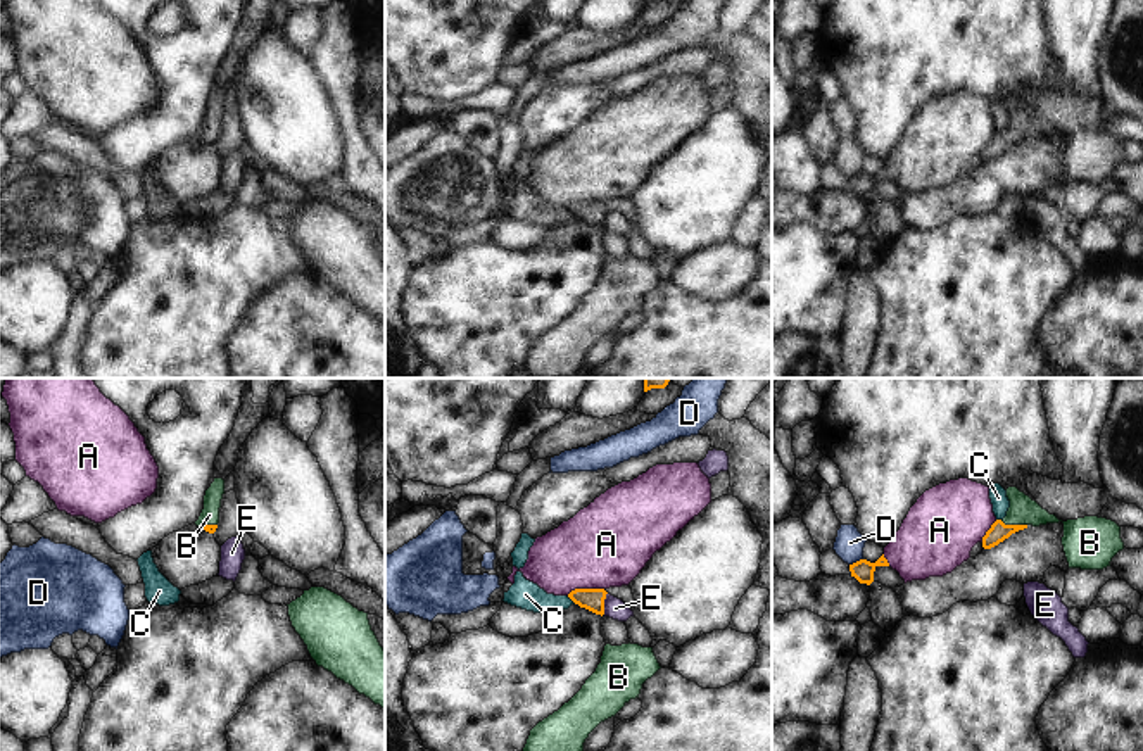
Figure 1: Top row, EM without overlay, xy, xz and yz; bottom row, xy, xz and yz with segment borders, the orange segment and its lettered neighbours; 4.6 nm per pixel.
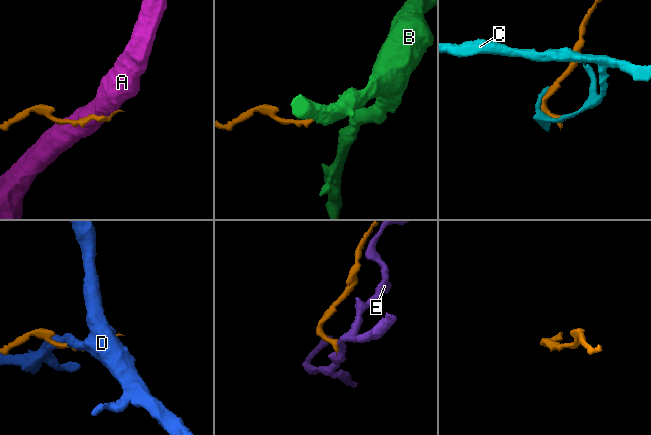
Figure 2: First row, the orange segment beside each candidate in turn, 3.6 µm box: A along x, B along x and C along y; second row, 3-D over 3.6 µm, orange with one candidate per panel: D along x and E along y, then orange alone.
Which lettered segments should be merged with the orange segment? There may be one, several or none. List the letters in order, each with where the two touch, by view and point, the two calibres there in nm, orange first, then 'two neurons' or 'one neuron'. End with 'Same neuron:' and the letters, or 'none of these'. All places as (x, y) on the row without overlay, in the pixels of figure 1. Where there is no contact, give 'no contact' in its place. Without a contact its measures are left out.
A: meets orange in xz at (584, 202); 110 nm thick on the orange side, 400 nm on the other; two neurons
B: meets orange in yz at (1014, 138); 90 nm thick on the orange side, 130 nm on the other; one neuron
C: meets orange in xz at (572, 213); 110 nm thick on the orange side, 140 nm on the other; two neurons
D: meets orange in yz at (857, 175); 100 nm thick on the orange side, 140 nm on the other; two neurons
E: meets orange in xz at (603, 216); 110 nm thick on the orange side, 100 nm on the other; two neurons
Same neuron: B

